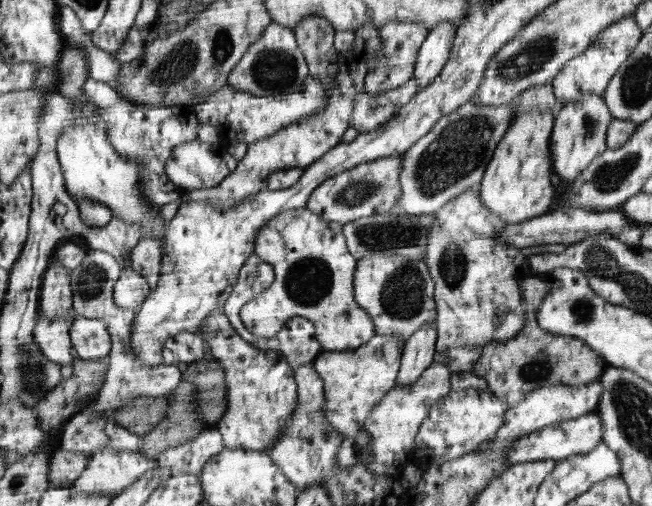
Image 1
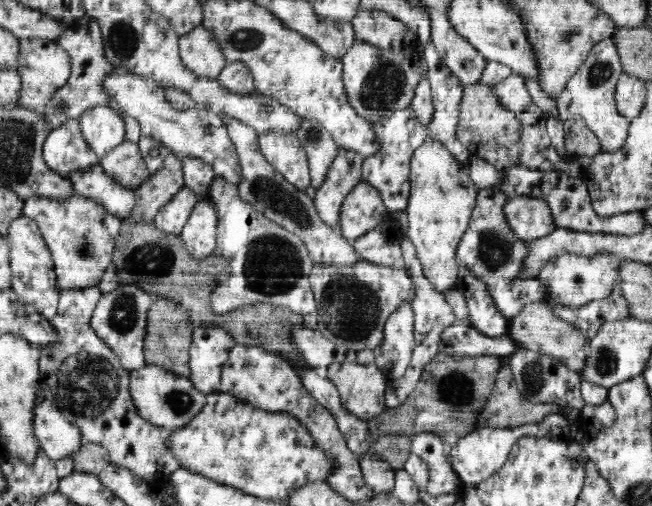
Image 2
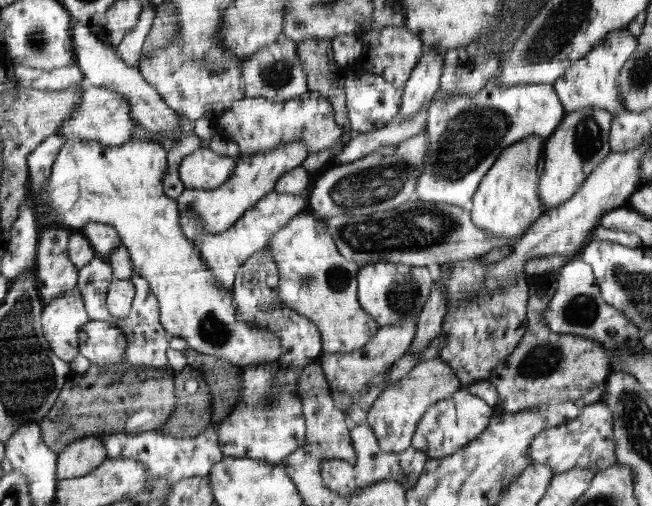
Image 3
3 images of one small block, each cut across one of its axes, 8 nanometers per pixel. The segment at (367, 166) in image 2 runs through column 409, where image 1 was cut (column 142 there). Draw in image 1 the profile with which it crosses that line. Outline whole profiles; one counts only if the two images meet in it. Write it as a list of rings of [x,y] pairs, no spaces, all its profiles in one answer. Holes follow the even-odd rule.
[[[86,79],[82,87],[88,102],[95,106],[100,119],[100,126],[104,128],[111,146],[123,154],[123,158],[139,162],[143,166],[142,194],[155,207],[169,204],[183,194],[183,190],[170,182],[166,174],[166,161],[171,152],[183,143],[194,140],[199,129],[199,123],[193,108],[189,105],[169,107],[135,107],[125,103],[118,94],[105,82]]]

